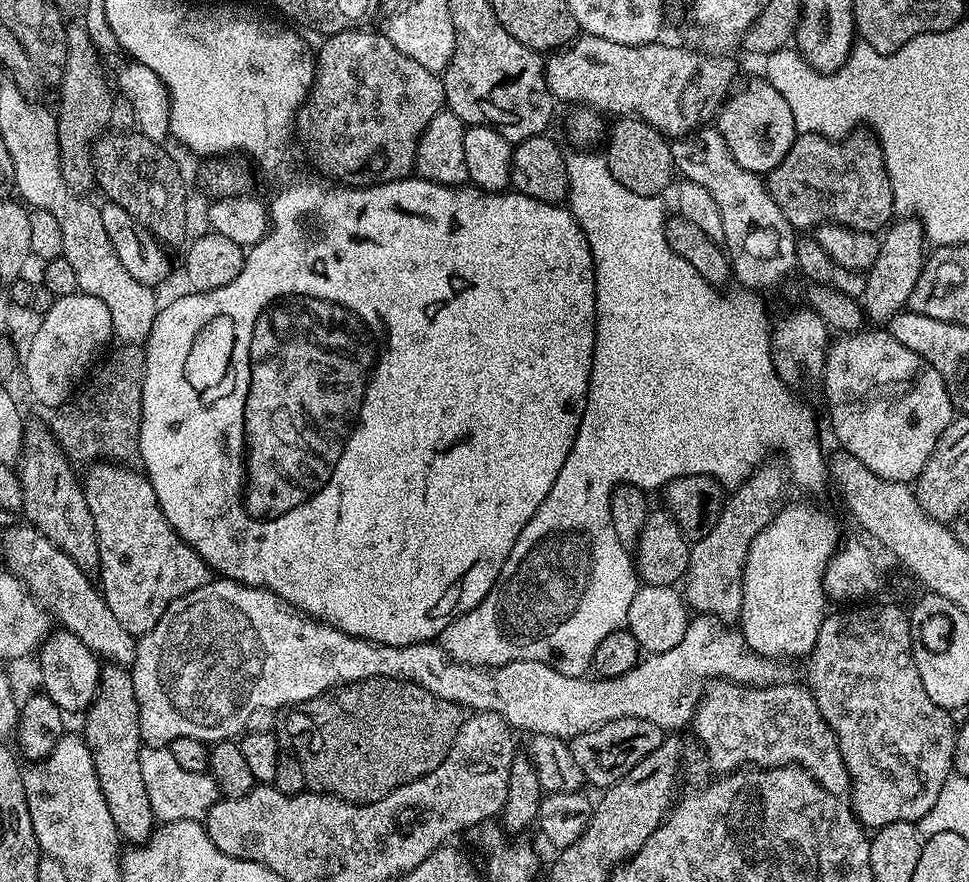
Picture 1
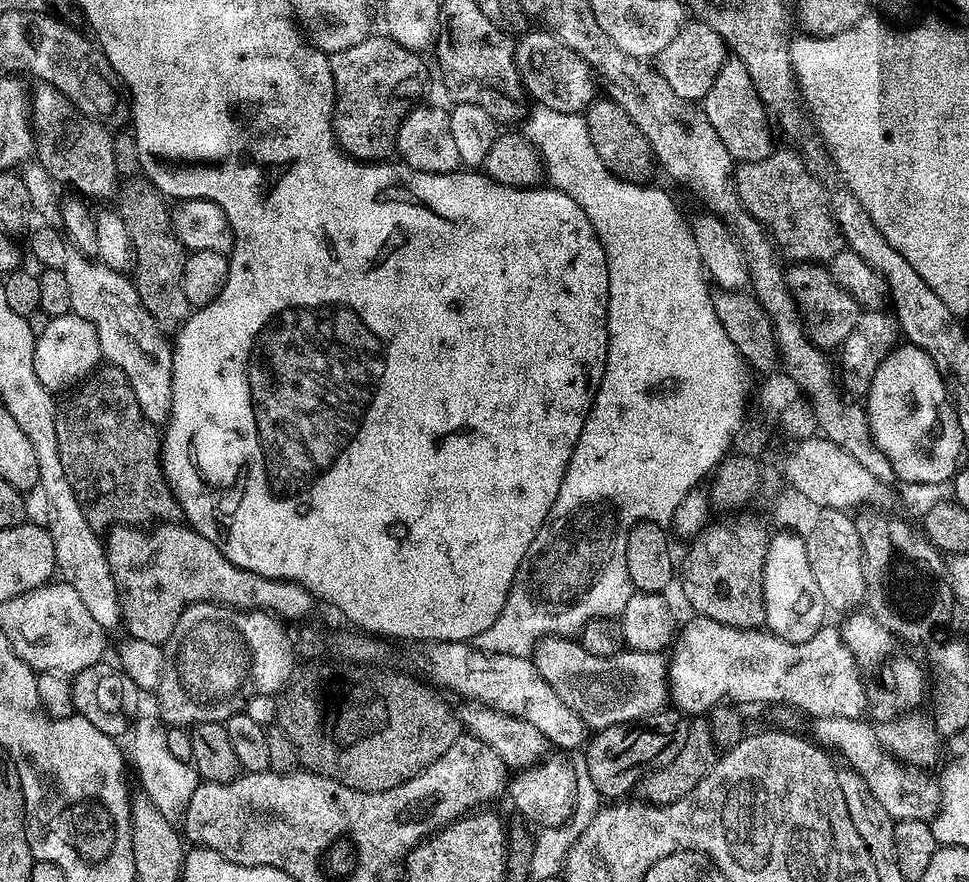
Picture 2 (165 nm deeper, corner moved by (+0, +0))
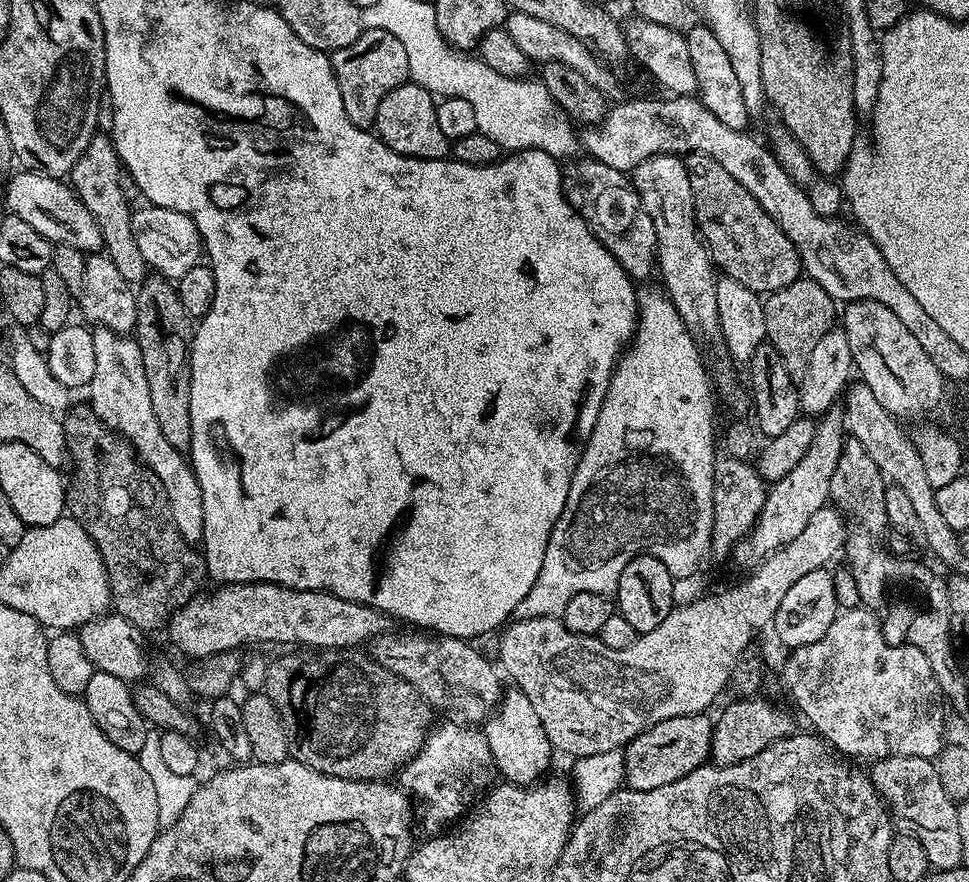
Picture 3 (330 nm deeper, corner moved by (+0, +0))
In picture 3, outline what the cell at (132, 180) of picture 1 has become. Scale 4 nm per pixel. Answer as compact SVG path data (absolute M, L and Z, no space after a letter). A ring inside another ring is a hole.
M152 274L144 283L135 289L136 294L136 326L134 339L142 354L142 366L146 370L146 382L150 386L150 406L154 406L154 418L158 418L158 426L170 446L187 453L192 446L190 434L190 374L192 373L192 337L194 320L186 314L186 306L182 306L180 293L175 283L169 282L159 274Z

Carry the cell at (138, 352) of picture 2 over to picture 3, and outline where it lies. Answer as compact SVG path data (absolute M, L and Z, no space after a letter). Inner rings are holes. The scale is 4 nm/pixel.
M97 327L92 332L94 338L94 378L86 389L86 395L92 399L91 411L105 426L113 432L119 432L125 440L131 444L140 462L144 464L162 482L166 490L166 498L170 502L170 514L174 514L174 522L182 534L184 540L196 546L204 538L204 511L202 510L202 490L196 481L196 475L192 473L192 466L189 457L178 451L166 440L166 434L162 434L158 426L158 418L154 418L154 406L150 406L150 386L146 382L146 370L142 366L142 354L135 339L131 335L121 334L109 328Z

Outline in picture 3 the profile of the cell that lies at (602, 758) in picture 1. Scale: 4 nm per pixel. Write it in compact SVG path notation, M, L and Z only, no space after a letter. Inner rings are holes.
M695 712L666 718L666 722L658 722L638 734L623 749L624 784L634 790L654 790L678 782L696 768L703 768L712 754L713 723L711 715Z

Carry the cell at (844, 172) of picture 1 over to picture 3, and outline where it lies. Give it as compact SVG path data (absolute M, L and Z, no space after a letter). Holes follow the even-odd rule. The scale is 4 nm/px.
M697 152L687 153L683 162L693 191L696 226L700 236L708 232L704 244L713 264L723 275L759 294L777 292L801 279L800 254L794 242L752 197L750 190L726 174L722 162L710 158L710 154Z

